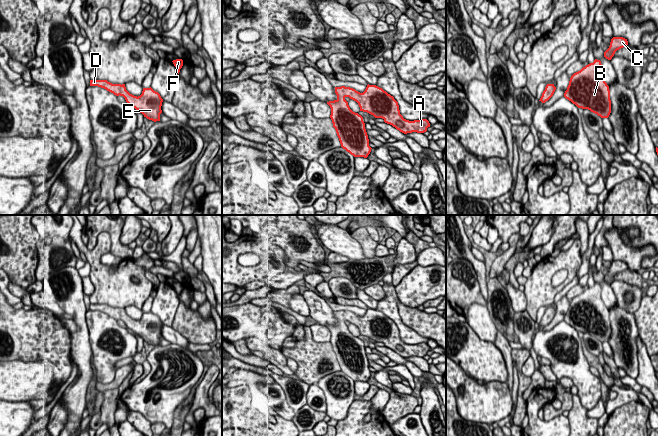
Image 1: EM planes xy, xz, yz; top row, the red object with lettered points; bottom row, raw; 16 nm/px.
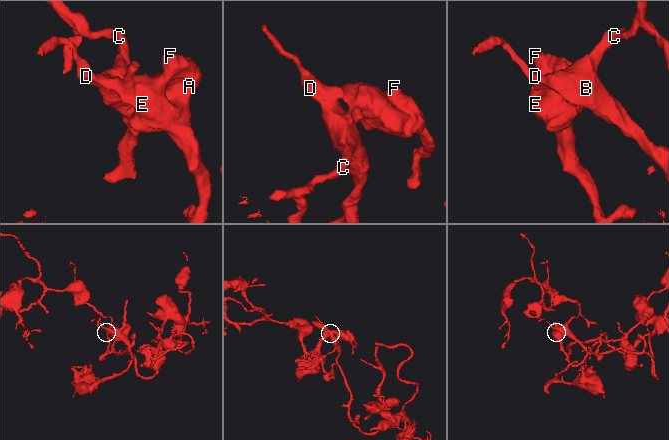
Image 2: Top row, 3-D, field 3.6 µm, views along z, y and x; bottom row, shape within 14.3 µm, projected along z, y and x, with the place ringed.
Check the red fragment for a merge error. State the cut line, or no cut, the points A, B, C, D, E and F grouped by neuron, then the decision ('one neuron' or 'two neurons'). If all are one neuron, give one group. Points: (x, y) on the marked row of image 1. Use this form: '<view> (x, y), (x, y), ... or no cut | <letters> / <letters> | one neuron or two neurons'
no cut | A B C D E F | one neuron

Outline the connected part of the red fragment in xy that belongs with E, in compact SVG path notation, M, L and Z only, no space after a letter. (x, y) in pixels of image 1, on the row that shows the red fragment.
M90 80L90 86L98 86L116 96L123 96L126 102L142 113L144 117L154 122L160 121L163 99L160 94L151 87L143 88L142 94L137 97L126 90L125 84L112 84L107 80Z

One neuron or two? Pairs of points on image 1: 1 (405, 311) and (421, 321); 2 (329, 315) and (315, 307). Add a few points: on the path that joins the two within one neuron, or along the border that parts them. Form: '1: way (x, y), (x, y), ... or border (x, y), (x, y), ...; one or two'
1: way (409, 315), (417, 320); one
2: way (326, 315), (318, 309); one

